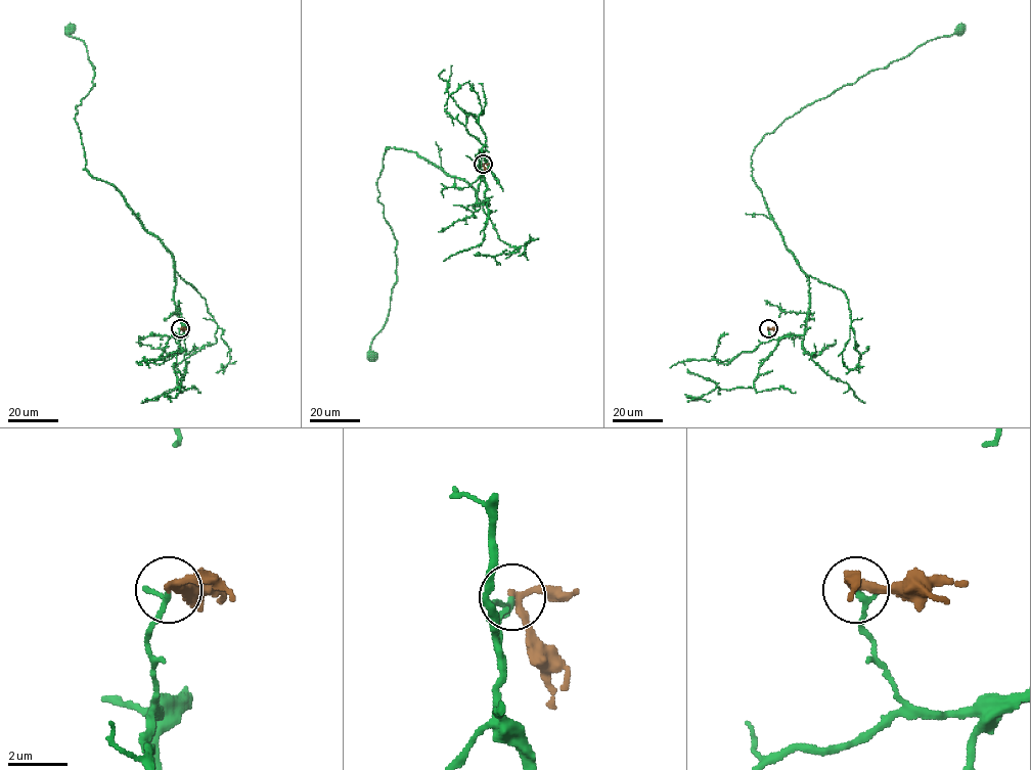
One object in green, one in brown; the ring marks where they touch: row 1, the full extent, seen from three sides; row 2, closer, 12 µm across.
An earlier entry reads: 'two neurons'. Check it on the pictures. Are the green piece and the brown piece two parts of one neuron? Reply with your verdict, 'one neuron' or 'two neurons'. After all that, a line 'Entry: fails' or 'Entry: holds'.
one neuron
Entry: fails

